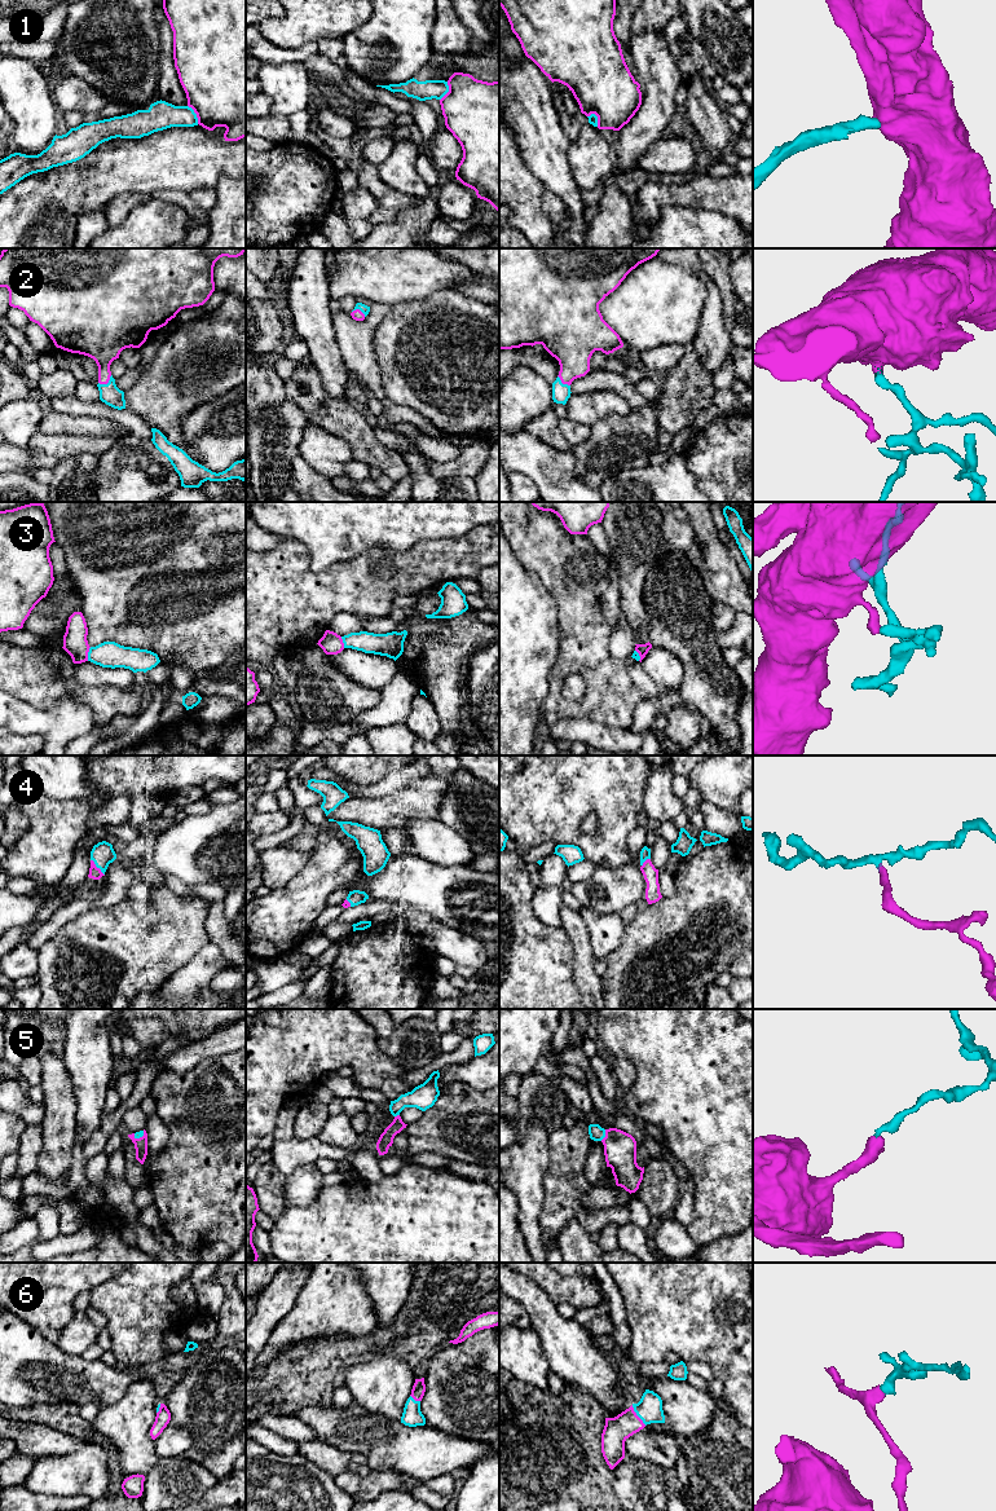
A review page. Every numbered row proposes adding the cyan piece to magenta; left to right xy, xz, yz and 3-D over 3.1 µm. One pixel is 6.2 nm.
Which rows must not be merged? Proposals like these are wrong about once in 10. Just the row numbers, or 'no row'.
1, 3

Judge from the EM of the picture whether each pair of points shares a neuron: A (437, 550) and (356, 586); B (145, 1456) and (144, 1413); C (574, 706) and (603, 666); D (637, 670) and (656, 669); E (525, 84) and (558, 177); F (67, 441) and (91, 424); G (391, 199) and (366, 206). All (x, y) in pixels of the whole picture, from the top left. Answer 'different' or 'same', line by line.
A: same
B: same
C: same
D: different
E: same
F: different
G: different

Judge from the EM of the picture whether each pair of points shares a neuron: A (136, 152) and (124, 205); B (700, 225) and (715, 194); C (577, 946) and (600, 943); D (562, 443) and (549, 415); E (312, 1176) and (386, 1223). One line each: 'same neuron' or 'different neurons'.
A: different neurons
B: different neurons
C: different neurons
D: same neuron
E: different neurons

